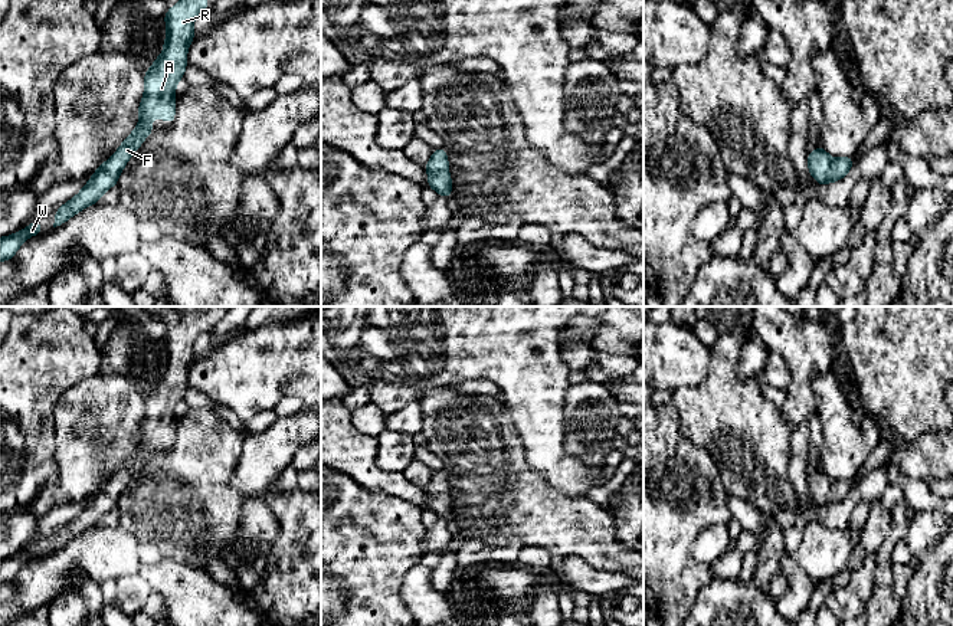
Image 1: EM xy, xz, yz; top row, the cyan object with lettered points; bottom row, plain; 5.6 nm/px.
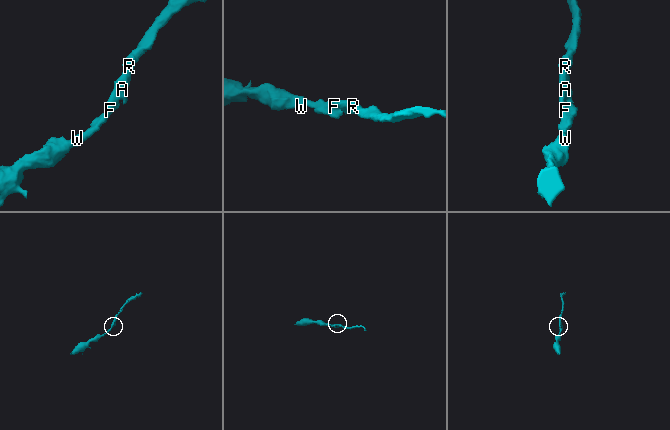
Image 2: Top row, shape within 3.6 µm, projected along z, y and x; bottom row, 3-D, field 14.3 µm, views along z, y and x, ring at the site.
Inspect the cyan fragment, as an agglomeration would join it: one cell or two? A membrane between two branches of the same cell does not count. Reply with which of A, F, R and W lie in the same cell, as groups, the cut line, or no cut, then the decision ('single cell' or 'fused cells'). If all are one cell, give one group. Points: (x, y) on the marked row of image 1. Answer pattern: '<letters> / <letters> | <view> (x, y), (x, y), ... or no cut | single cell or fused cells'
A F R W | no cut | single cell

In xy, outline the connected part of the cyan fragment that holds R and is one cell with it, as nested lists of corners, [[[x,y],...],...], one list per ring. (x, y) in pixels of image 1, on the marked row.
[[[180,0],[163,19],[167,36],[161,55],[144,73],[145,89],[138,106],[140,122],[119,148],[92,173],[83,189],[55,212],[53,227],[60,226],[82,209],[101,200],[101,196],[118,184],[118,177],[132,153],[153,132],[151,119],[164,118],[171,125],[176,117],[176,85],[184,78],[187,49],[194,39],[193,22],[200,10],[212,7],[209,0]]]

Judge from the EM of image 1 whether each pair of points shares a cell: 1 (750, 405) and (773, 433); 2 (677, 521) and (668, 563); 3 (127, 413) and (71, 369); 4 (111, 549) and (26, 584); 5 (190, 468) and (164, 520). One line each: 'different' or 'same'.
1: same
2: same
3: different
4: same
5: same

